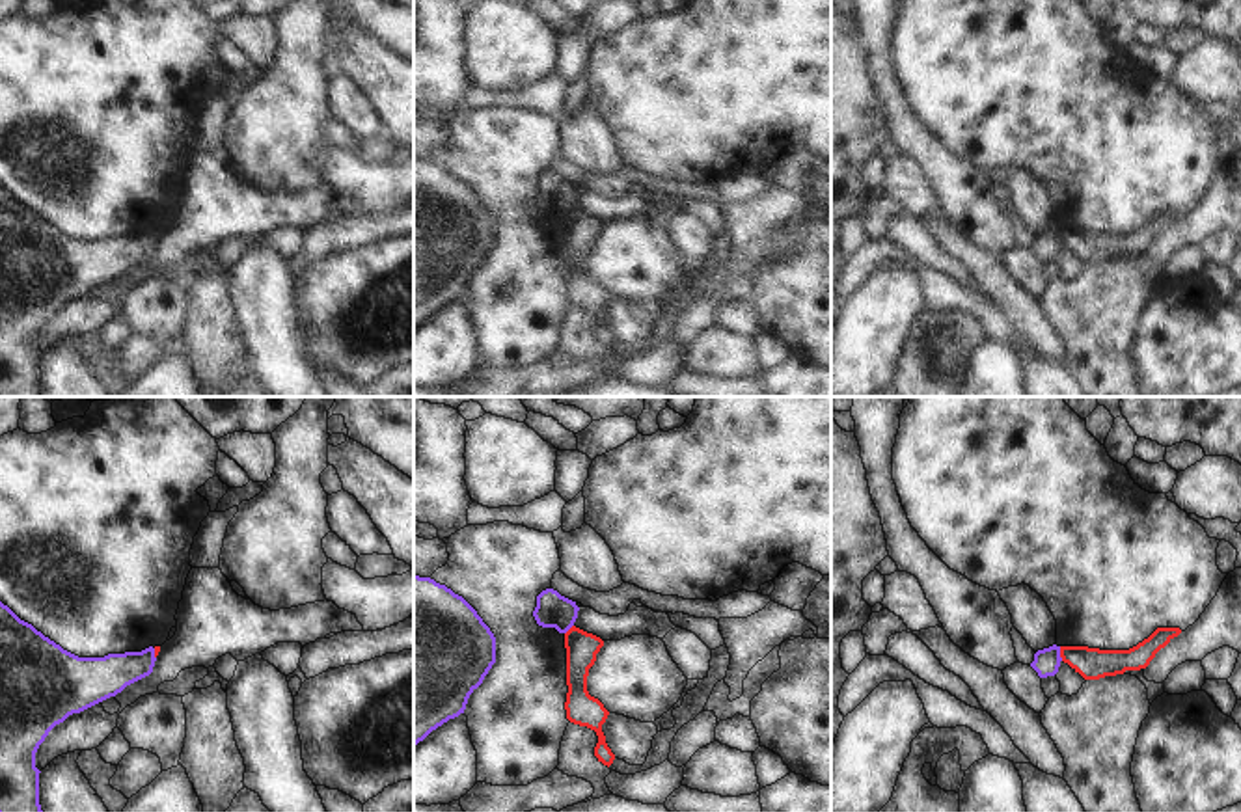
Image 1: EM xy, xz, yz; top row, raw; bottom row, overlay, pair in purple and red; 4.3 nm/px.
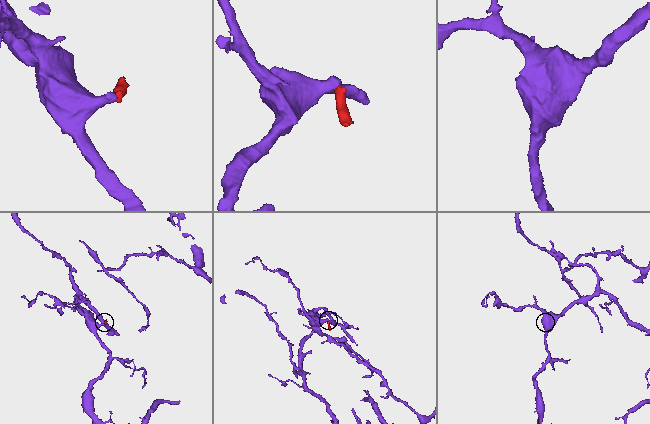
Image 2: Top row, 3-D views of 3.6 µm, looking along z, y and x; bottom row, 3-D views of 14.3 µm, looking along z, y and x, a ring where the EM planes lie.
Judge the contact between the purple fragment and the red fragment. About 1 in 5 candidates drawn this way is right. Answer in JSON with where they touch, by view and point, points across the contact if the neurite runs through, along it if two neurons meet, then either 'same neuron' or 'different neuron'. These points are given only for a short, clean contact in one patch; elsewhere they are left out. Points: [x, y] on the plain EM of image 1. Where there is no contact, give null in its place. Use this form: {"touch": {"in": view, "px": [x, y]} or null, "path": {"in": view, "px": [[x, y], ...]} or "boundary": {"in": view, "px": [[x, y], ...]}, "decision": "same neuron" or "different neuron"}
{"touch": {"in": "yz", "px": [1059, 237]}, "boundary": {"in": "yz", "px": [[1059, 230], [1063, 243]]}, "decision": "different neuron"}

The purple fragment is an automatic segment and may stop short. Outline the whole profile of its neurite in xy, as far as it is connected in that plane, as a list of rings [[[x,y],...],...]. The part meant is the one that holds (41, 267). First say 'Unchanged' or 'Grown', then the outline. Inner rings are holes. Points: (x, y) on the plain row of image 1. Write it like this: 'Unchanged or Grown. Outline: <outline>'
Unchanged. Outline: [[[0,184],[0,397],[45,397],[39,387],[35,335],[48,315],[127,268],[149,259],[155,231],[142,235],[78,240],[20,203]]]

